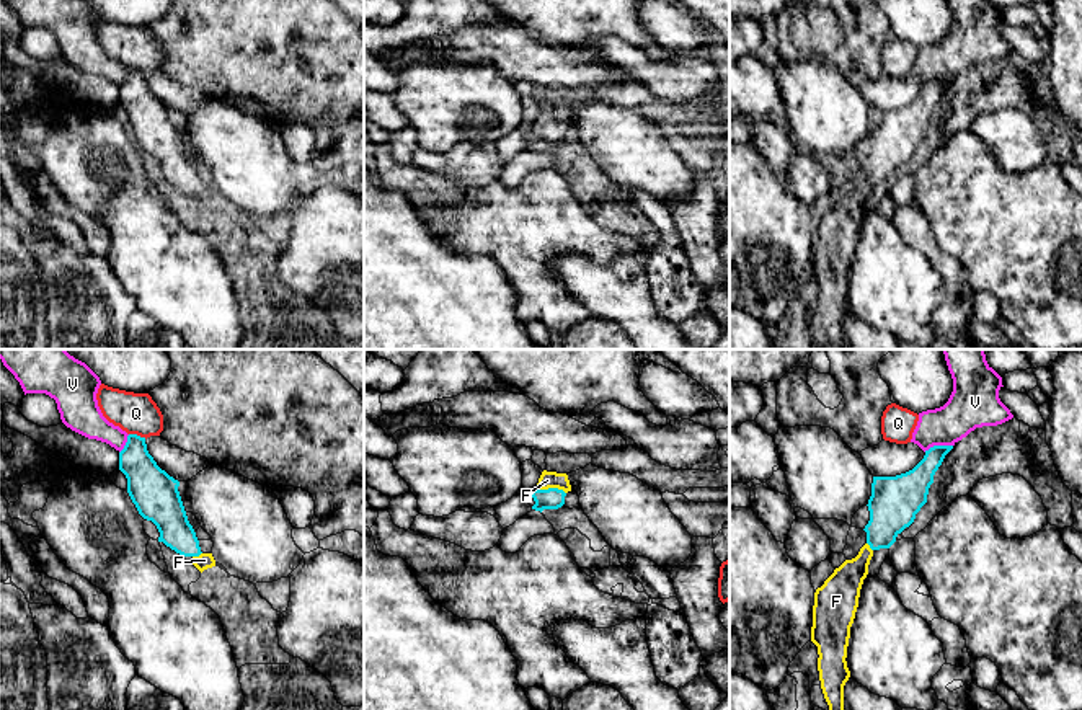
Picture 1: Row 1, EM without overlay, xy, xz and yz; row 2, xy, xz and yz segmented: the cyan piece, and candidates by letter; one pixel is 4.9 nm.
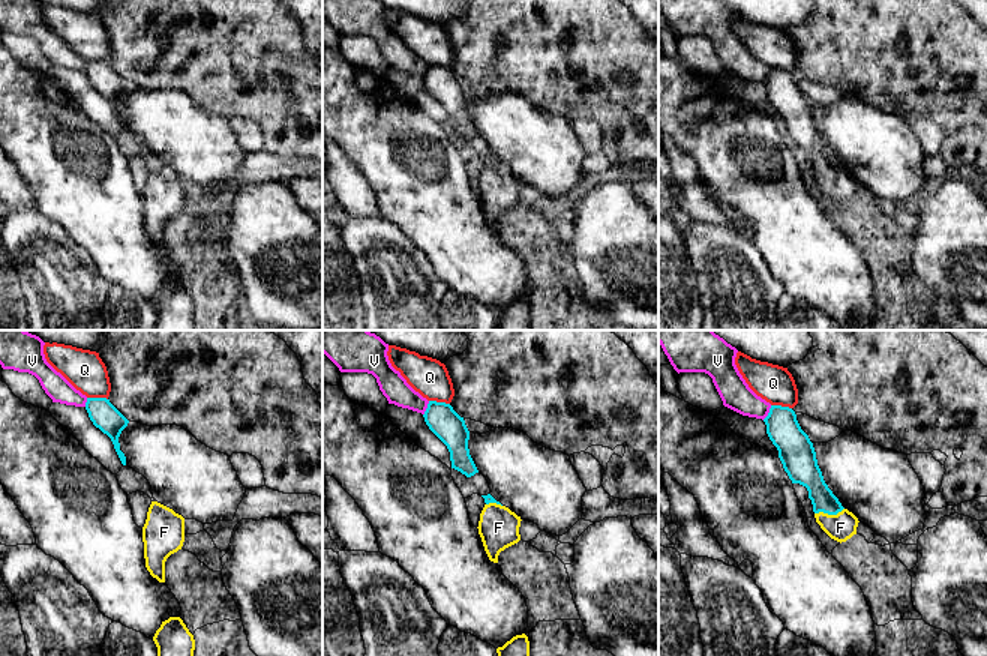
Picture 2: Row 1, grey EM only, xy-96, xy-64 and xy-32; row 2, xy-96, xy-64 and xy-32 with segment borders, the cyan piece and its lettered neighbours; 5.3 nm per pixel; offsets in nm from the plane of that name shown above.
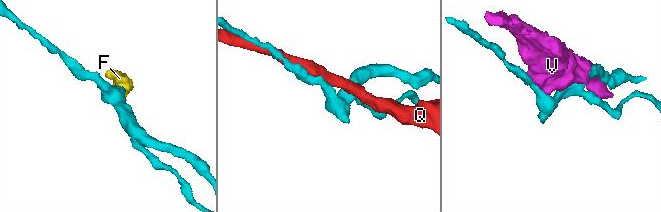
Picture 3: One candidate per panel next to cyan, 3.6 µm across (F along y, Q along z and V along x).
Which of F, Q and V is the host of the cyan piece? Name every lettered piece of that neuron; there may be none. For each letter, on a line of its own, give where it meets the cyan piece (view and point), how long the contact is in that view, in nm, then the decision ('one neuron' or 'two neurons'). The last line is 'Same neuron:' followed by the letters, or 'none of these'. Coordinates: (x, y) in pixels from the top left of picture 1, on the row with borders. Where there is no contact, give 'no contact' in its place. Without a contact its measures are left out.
F: contact xz (550, 488); length 160 nm; one neuron
Q: contact xy (136, 434); length 90 nm; two neurons
V: contact yz (937, 446); length 150 nm; two neurons
Same neuron: F

